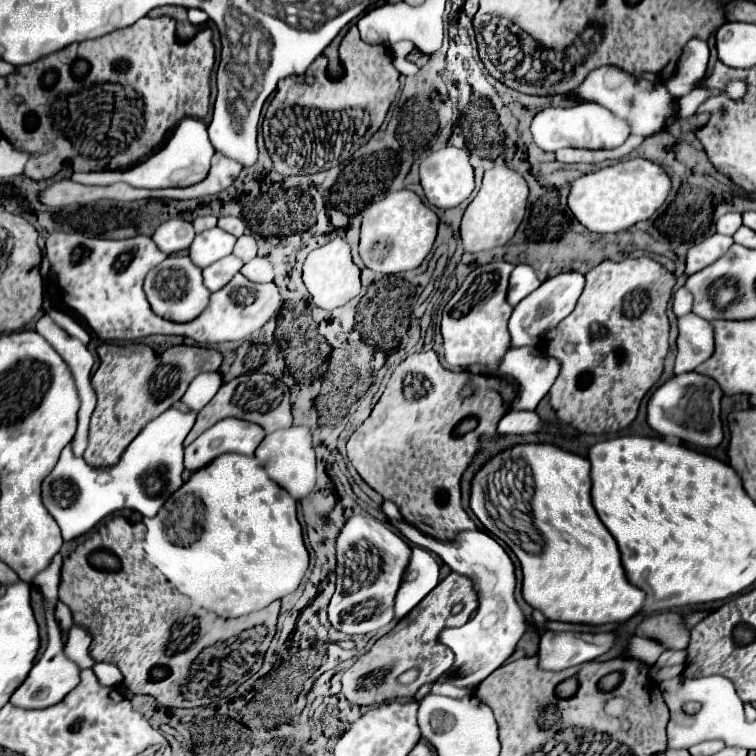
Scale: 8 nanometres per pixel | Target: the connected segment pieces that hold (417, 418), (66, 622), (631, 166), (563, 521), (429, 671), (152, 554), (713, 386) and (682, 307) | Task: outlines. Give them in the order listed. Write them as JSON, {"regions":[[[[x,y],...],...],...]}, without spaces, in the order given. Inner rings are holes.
{"regions":[[[[433,350],[409,354],[393,372],[383,396],[375,404],[371,416],[351,434],[347,442],[347,458],[359,472],[359,476],[385,500],[391,500],[399,506],[403,518],[407,524],[413,524],[415,528],[427,528],[431,530],[431,536],[437,540],[453,540],[461,530],[473,530],[475,522],[469,518],[469,514],[461,506],[461,476],[471,466],[475,456],[481,450],[483,440],[497,438],[497,424],[499,420],[509,412],[511,402],[515,398],[515,390],[509,382],[497,378],[497,376],[483,376],[483,374],[471,374],[467,370],[463,372],[451,372],[441,366],[437,354]],[[409,378],[413,378],[415,390],[419,390],[421,396],[407,398],[405,396],[405,384]],[[465,384],[473,384],[473,394],[469,398],[461,398],[461,388]],[[473,416],[477,418],[477,428],[467,434],[457,434],[457,424]]],[[[64,604],[64,612],[56,609],[55,611],[55,619],[59,622],[59,626],[61,626],[61,630],[69,630],[73,624],[72,614],[69,608]]],[[[631,158],[577,178],[571,186],[569,208],[575,218],[591,232],[621,232],[651,218],[653,212],[667,200],[669,192],[671,180],[659,164],[645,158]]],[[[523,444],[517,446],[523,460],[533,470],[535,492],[531,498],[531,512],[535,528],[541,532],[545,548],[539,554],[525,552],[521,548],[513,550],[523,568],[523,598],[531,608],[541,610],[549,620],[569,622],[569,624],[587,624],[603,626],[629,620],[643,608],[645,594],[631,582],[627,582],[625,570],[621,566],[621,556],[615,538],[599,520],[591,504],[590,462],[585,458],[565,452],[551,444]]],[[[451,572],[443,578],[407,618],[401,618],[397,626],[381,636],[369,652],[365,652],[349,670],[343,672],[343,694],[351,704],[373,706],[395,698],[413,698],[423,684],[431,684],[443,674],[447,674],[455,662],[453,652],[443,646],[437,636],[445,626],[463,626],[471,614],[477,610],[477,592],[473,590],[471,578]],[[409,668],[417,668],[419,676],[413,684],[399,684],[397,678]]],[[[221,454],[197,470],[165,502],[159,514],[147,518],[145,524],[145,554],[149,562],[161,570],[173,588],[221,618],[237,618],[257,612],[273,600],[291,594],[297,590],[309,568],[309,552],[297,520],[297,502],[287,490],[267,478],[267,472],[253,456]]],[[[687,372],[673,376],[665,384],[661,384],[647,402],[647,424],[663,436],[677,436],[683,442],[701,446],[701,448],[715,448],[723,442],[721,430],[721,388],[719,384],[703,374]]],[[[679,288],[673,296],[673,312],[677,316],[685,316],[691,312],[693,306],[693,294],[687,288]]]]}

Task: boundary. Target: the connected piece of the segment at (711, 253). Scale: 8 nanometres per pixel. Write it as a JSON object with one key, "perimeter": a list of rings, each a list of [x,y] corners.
{"perimeter":[[[713,234],[707,240],[695,244],[689,252],[687,252],[687,268],[685,274],[691,276],[703,268],[707,268],[707,264],[713,264],[715,260],[721,258],[721,254],[725,254],[733,244],[731,236],[723,236],[723,234]]]}

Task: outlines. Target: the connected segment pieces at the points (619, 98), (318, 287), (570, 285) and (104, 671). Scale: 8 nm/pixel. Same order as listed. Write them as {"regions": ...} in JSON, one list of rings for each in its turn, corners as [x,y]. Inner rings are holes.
{"regions":[[[[603,66],[603,68],[593,70],[585,78],[585,82],[575,90],[575,94],[583,100],[597,102],[597,104],[605,106],[607,110],[611,110],[619,118],[631,120],[633,134],[641,134],[641,136],[653,136],[653,134],[661,132],[667,124],[665,120],[675,116],[673,96],[667,94],[667,89],[662,82],[651,84],[647,80],[639,80],[639,78],[635,78],[635,76],[623,72],[621,68],[615,68],[615,66]]],[[[335,238],[331,242],[327,242],[325,246],[313,250],[303,264],[303,282],[309,290],[309,294],[313,296],[313,302],[319,308],[333,310],[333,308],[343,306],[349,300],[353,300],[361,290],[361,270],[351,260],[349,244],[343,238]]],[[[571,270],[571,272],[561,272],[553,278],[547,278],[537,290],[533,290],[533,294],[523,298],[523,302],[519,302],[519,306],[515,306],[513,316],[509,320],[511,348],[537,344],[545,332],[555,328],[565,316],[571,314],[571,310],[577,304],[577,298],[581,296],[583,286],[585,286],[585,276],[577,270]]],[[[97,662],[97,664],[93,666],[93,672],[97,674],[99,682],[105,684],[105,686],[115,686],[115,684],[119,684],[119,682],[123,680],[123,676],[121,676],[121,672],[119,672],[119,668],[117,668],[115,664]]]]}

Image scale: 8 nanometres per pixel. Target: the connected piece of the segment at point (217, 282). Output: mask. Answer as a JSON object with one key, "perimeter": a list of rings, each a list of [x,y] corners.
{"perimeter":[[[233,254],[217,260],[215,264],[207,266],[207,268],[203,270],[205,286],[207,286],[211,292],[221,290],[221,288],[241,270],[241,266],[243,266],[241,258],[237,258],[237,256],[233,256]]]}

